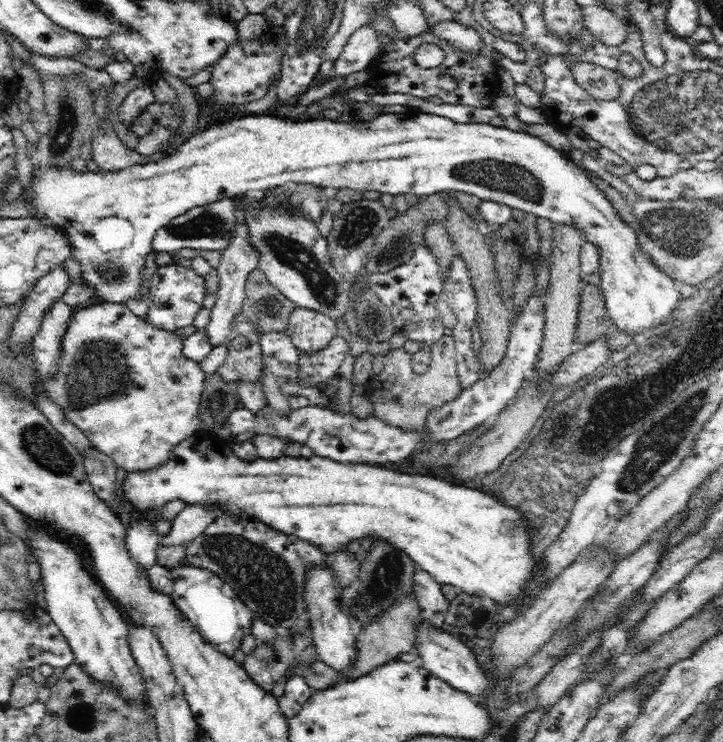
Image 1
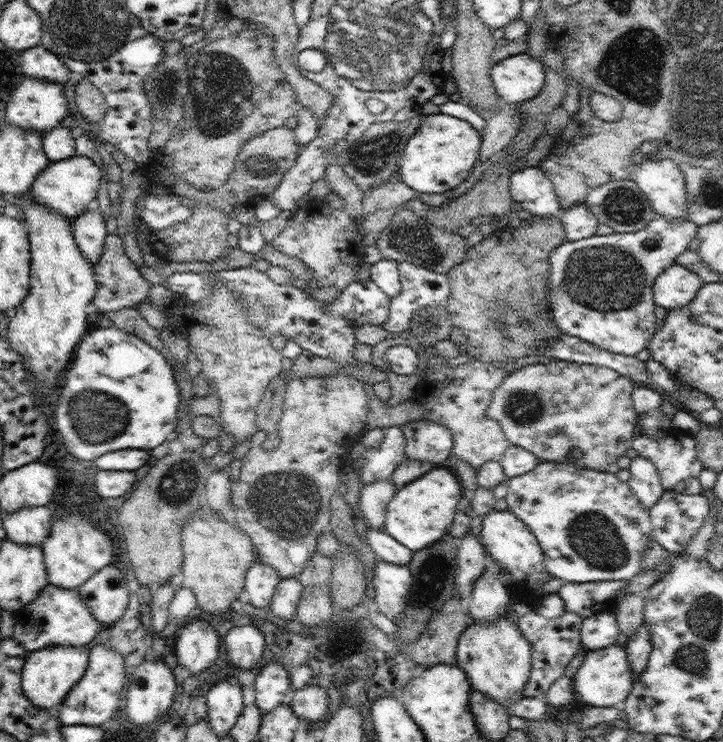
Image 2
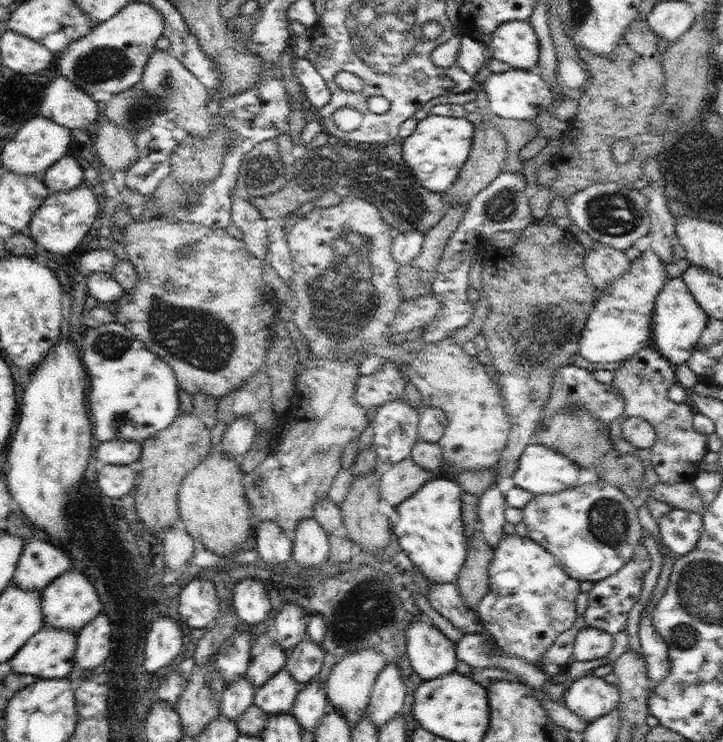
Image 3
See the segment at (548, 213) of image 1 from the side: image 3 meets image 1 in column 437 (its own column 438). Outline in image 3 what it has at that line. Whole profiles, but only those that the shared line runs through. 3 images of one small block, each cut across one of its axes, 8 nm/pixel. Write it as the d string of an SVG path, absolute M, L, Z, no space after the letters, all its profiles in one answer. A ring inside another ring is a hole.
M428 114L424 120L418 121L418 127L403 143L403 157L408 167L414 171L420 184L432 193L446 193L459 178L460 170L471 150L475 124L466 118L437 116Z

